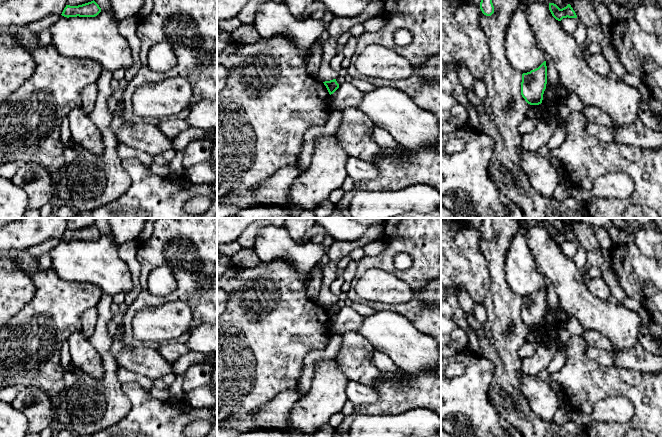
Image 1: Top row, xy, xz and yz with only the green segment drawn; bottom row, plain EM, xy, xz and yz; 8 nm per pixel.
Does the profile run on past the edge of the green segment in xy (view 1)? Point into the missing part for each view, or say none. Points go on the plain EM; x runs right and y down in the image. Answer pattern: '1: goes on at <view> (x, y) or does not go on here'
1: does not go on here

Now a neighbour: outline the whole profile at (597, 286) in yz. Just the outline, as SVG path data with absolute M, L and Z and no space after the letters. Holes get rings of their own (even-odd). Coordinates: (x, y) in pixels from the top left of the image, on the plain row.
M602 276L586 280L586 285L587 288L600 300L609 301L611 291Z

